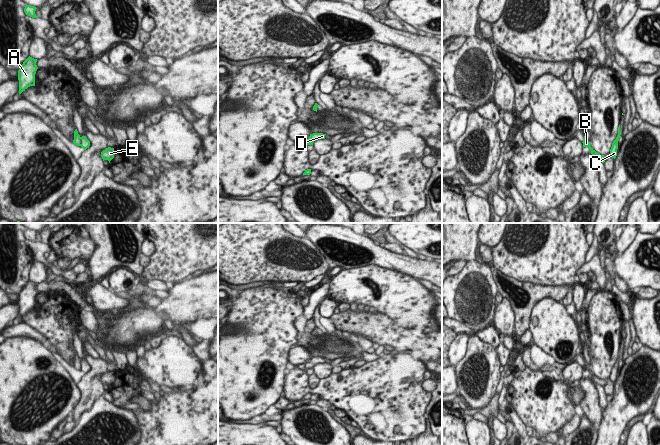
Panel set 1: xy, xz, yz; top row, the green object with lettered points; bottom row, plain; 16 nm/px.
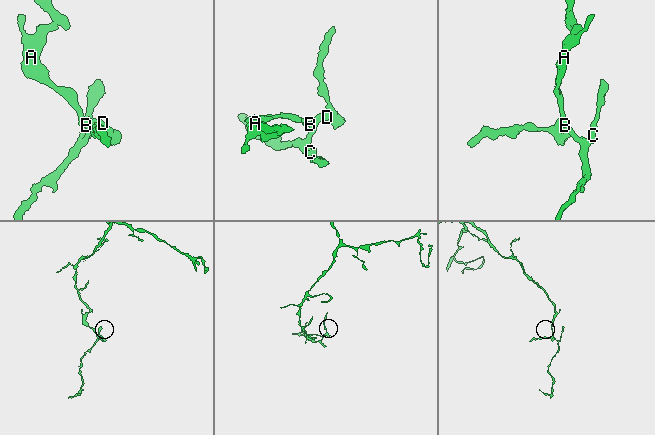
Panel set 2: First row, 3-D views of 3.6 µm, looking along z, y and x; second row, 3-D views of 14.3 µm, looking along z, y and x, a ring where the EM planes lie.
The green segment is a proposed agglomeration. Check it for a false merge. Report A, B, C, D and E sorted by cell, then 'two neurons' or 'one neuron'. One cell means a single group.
A / B C D E; two neurons

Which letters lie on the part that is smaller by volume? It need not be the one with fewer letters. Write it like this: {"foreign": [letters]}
{"foreign": ["B", "C", "D", "E"]}

